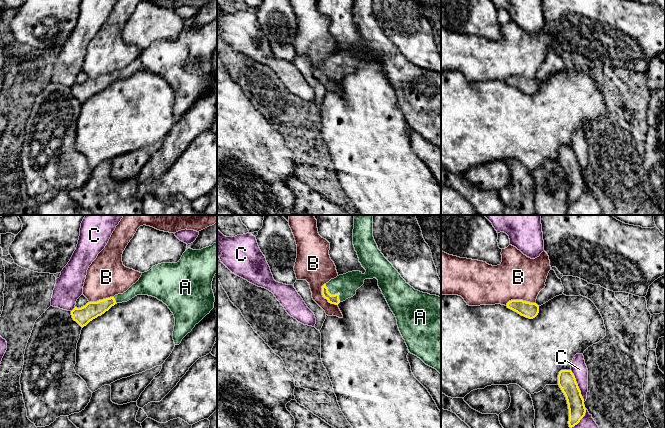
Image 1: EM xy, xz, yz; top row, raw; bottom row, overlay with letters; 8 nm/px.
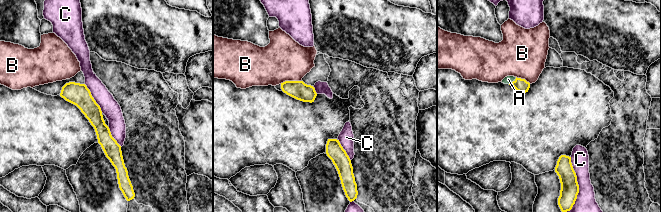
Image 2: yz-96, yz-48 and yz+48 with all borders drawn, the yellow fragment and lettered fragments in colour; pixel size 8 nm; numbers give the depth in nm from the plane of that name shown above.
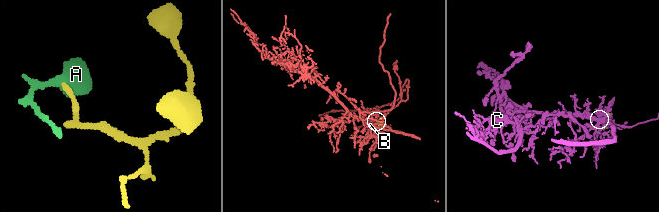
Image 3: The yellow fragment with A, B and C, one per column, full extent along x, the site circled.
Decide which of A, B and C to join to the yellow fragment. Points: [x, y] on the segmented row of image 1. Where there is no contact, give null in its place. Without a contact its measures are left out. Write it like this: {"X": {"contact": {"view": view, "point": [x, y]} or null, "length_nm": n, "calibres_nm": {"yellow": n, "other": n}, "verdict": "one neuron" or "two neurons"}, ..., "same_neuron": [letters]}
{"A": {"contact": {"view": "xz", "point": [333, 295]}, "length_nm": 190, "calibres_nm": {"yellow": 80, "other": 180}, "verdict": "one neuron"}, "B": {"contact": {"view": "yz", "point": [519, 300]}, "length_nm": 240, "calibres_nm": {"yellow": 130, "other": 360}, "verdict": "two neurons"}, "C": {"contact": {"view": "yz", "point": [577, 386]}, "length_nm": 280, "calibres_nm": {"yellow": 140, "other": 120}, "verdict": "two neurons"}, "same_neuron": ["A"]}

